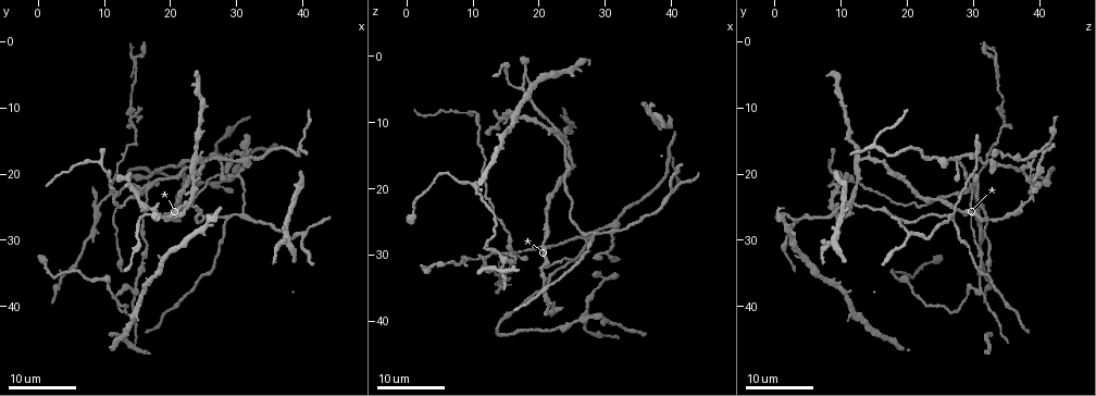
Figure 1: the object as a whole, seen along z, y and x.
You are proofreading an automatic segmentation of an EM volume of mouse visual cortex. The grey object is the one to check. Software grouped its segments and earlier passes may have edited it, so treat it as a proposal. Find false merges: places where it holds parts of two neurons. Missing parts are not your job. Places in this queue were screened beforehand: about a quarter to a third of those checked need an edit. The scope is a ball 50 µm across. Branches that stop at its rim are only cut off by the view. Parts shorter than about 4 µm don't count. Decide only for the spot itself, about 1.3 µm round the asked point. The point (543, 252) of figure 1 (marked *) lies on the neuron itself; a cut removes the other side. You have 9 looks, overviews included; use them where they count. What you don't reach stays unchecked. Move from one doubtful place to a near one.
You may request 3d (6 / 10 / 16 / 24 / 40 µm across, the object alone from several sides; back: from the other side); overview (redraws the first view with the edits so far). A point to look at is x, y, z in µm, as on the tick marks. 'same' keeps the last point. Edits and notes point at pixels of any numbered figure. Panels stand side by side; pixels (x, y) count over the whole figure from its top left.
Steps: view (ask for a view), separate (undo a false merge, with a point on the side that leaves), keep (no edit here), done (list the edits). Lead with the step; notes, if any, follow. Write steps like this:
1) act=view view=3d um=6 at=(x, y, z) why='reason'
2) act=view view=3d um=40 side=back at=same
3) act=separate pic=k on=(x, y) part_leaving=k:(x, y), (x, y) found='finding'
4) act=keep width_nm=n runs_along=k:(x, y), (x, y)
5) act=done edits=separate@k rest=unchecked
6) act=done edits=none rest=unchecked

act=view view=3d um=24 at=(28.5, 27.0, 26.5) why='three arms meet'

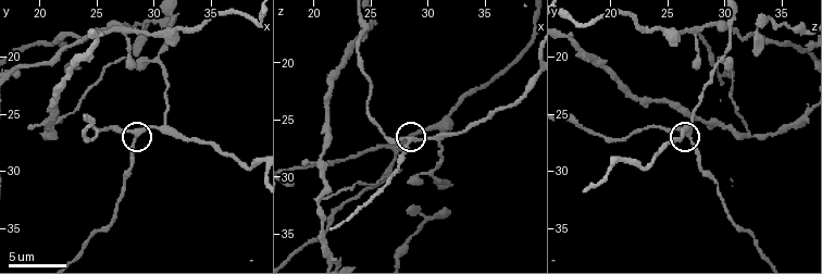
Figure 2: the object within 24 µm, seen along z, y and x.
act=view view=3d um=6 at=(28.4, 27.2, 26.8) why='closer look'

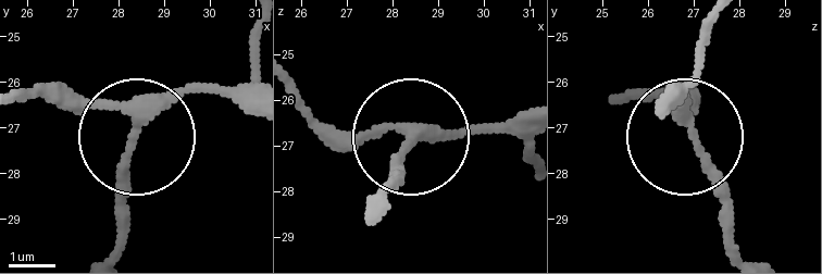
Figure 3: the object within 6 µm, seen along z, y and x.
act=keep arms=3 runs_along=3:(26, 99), (120, 110), (132, 134), (124, 235) found='all the same neuron'

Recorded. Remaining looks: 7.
act=view view=3d um=24 at=(11.0, 23.0, 30.5) why='arms part here'

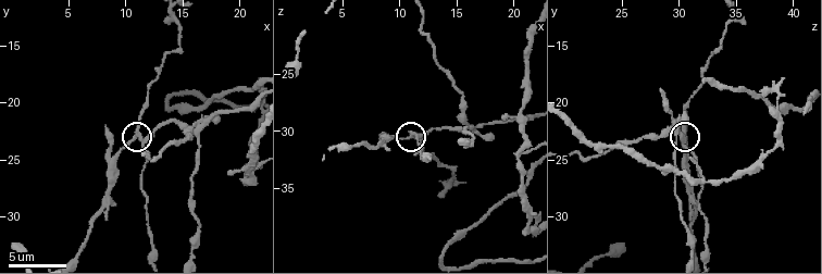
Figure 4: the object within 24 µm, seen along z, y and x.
act=view view=3d um=10 at=(11.0, 23.0, 30.2)

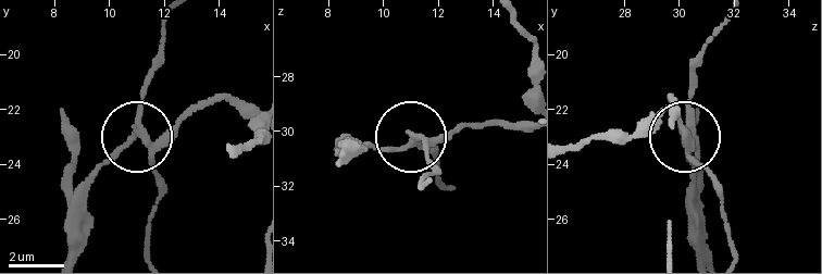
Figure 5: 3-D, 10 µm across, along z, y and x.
act=separate pic=5 on=(111, 160) width_nm=190 part_leaving=5:(147, 142), (140, 96), (166, 19) found='a second neuron is stuck on'

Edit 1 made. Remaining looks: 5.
act=view view=overview

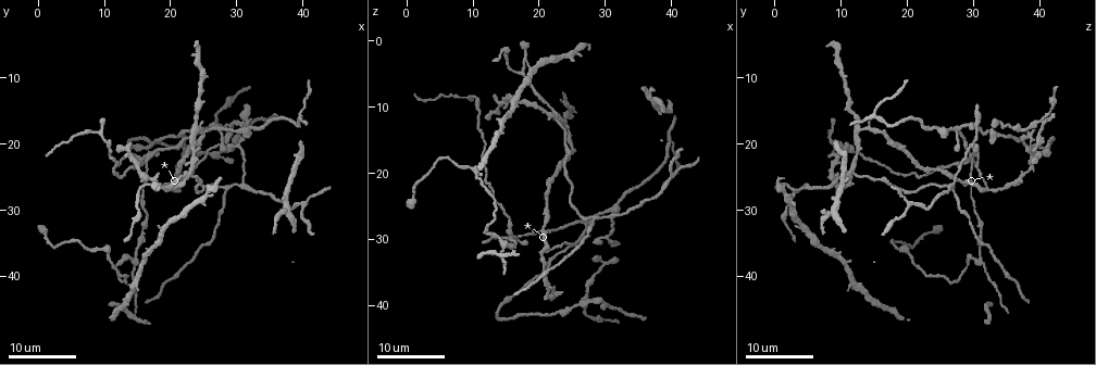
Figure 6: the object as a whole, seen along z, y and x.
act=view view=3d um=16 at=(14.5, 37.5, 31.0) why='four or more arms meet'

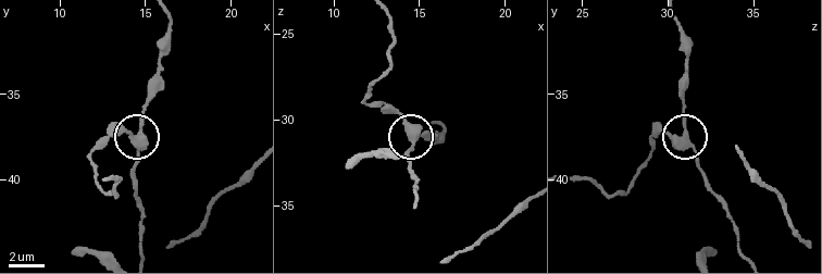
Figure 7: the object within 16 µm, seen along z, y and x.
act=view view=3d um=10 at=(14.6, 37.9, 31.2) why='zoom in'

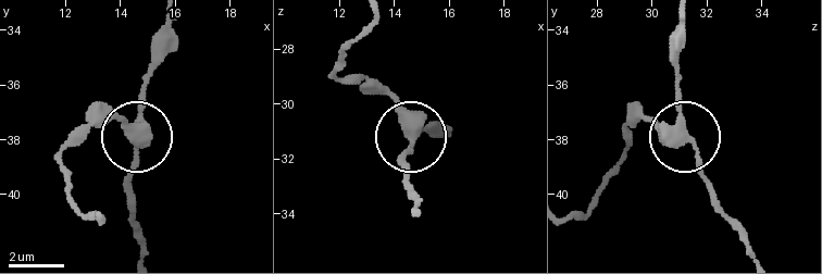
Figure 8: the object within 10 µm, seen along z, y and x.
act=keep arms=4 found='all the same neuron'

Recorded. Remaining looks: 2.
act=view view=3d um=16 at=(16.2, 22.8, 29.6) why='small branch off a trunk'

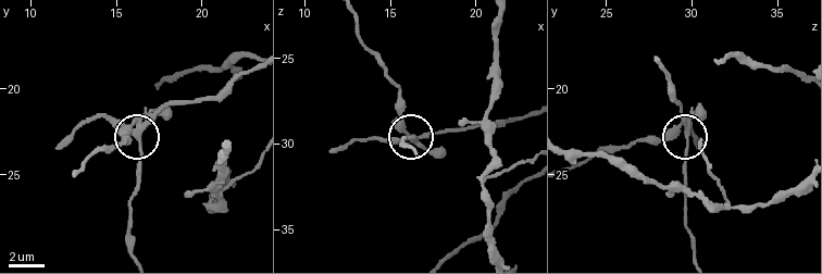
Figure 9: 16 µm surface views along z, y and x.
act=view view=3d um=16 side=back at=(16.3, 22.6, 29.6) why='other side'

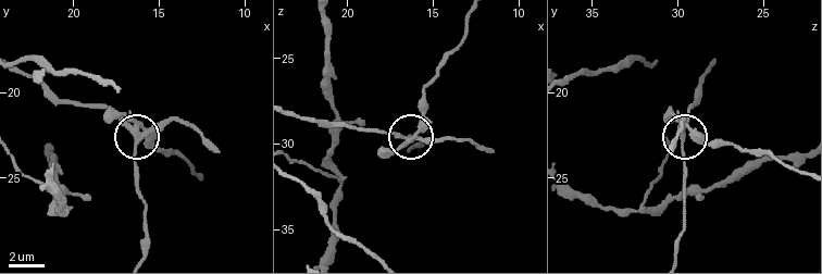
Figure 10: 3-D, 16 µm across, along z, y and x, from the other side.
act=separate pic=10 on=(427, 122) arms=4 found='a second neuron is stuck on'

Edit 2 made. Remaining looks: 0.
act=done edits=separate@5,separate@10 rest=unchecked

